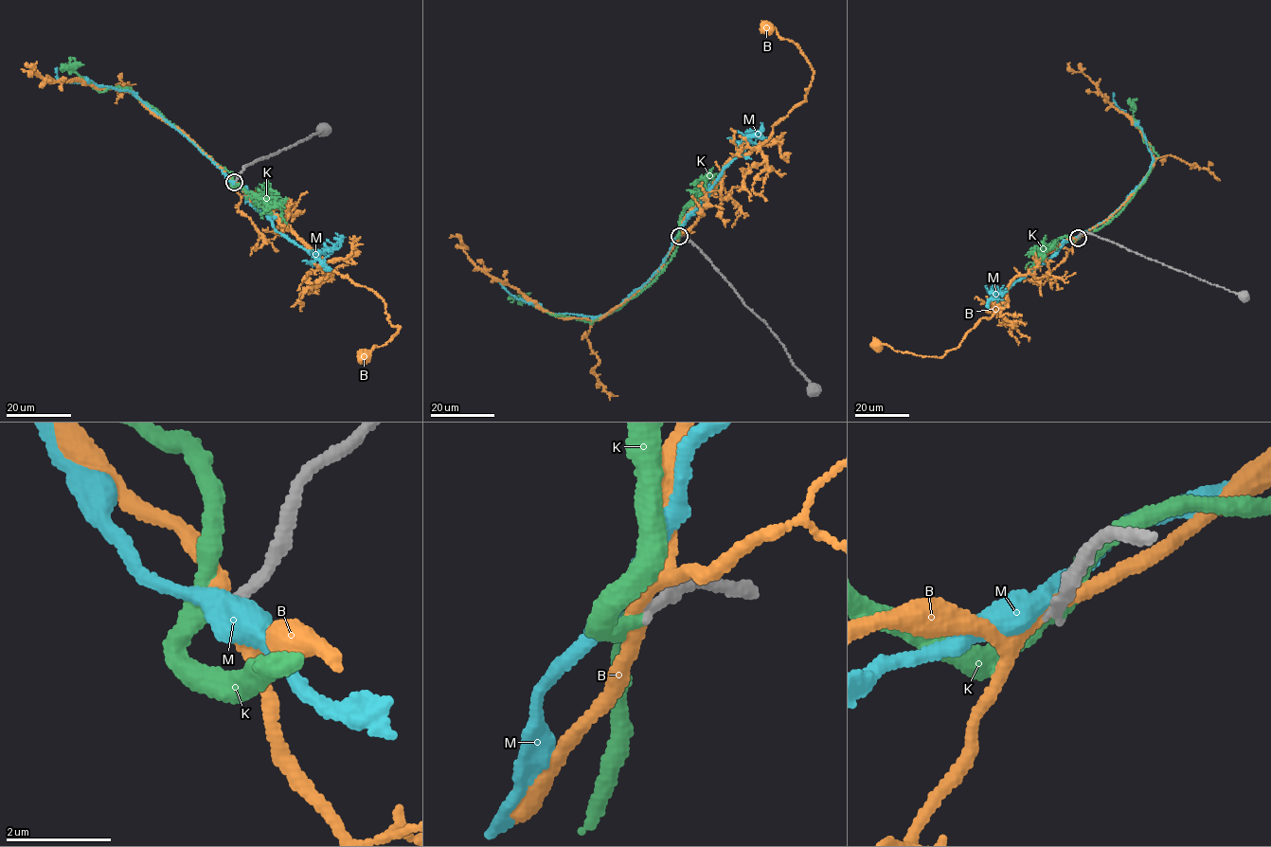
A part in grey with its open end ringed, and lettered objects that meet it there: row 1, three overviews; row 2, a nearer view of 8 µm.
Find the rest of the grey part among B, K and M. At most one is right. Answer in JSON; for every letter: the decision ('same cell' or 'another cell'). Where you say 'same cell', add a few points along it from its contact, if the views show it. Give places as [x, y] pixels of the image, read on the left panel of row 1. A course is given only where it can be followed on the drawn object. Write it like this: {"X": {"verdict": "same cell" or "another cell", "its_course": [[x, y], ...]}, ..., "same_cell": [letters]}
{"B": {"verdict": "another cell"}, "K": {"verdict": "another cell"}, "M": {"verdict": "another cell"}, "same_cell": []}

